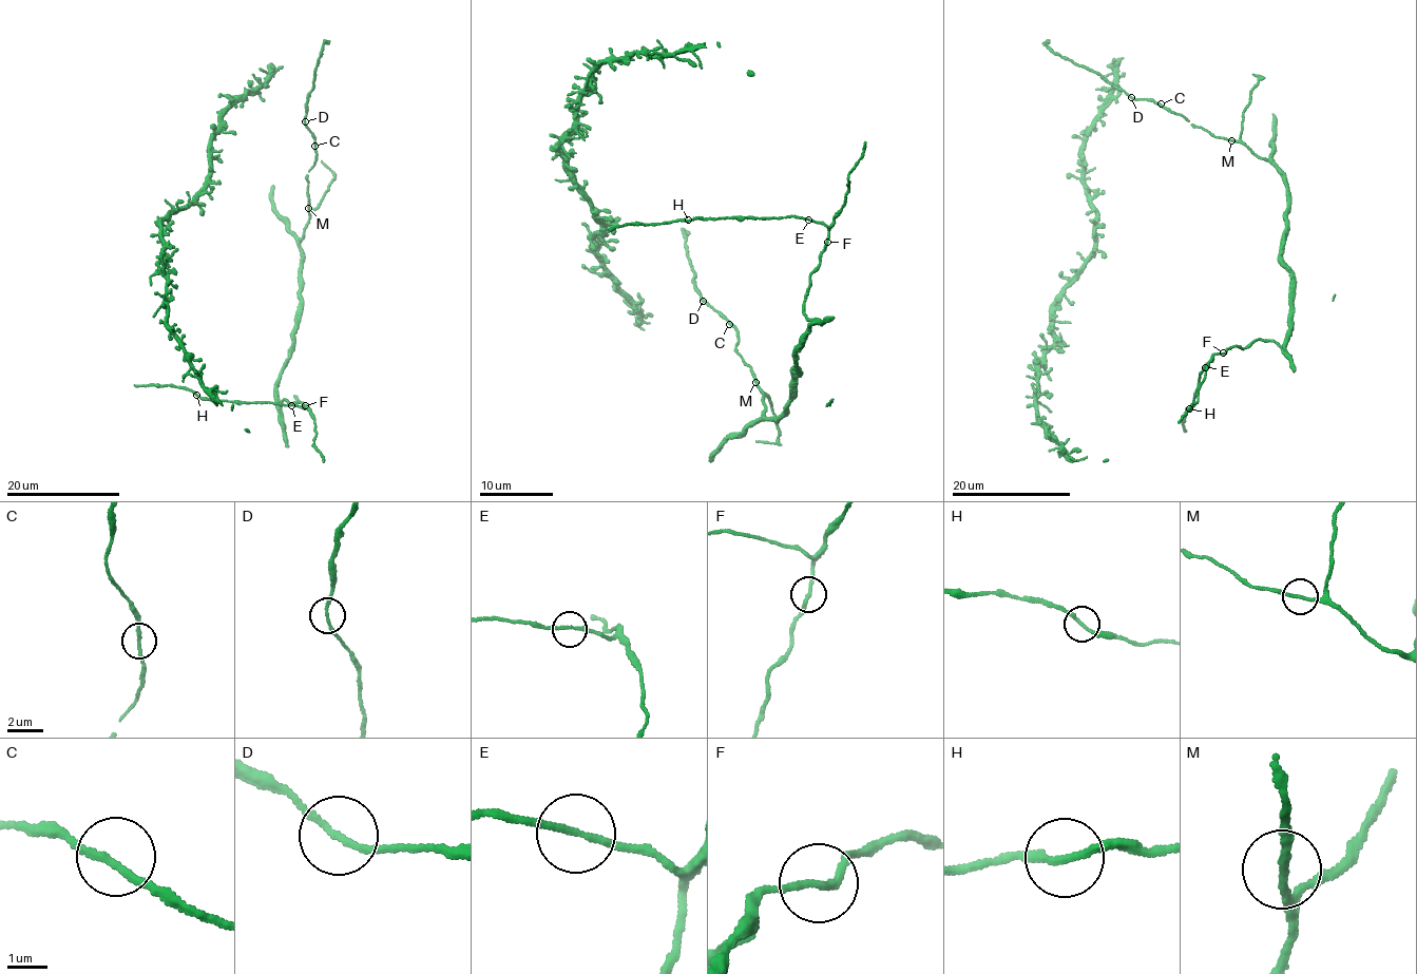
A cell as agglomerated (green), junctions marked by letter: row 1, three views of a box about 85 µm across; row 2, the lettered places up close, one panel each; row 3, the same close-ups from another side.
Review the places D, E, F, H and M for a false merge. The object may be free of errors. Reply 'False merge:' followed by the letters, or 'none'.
False merge: none

